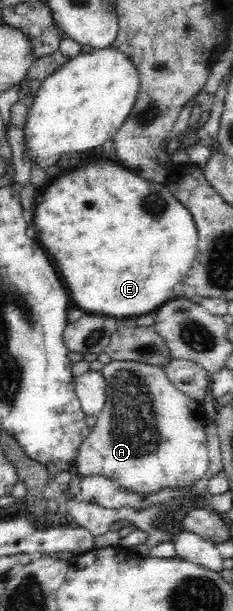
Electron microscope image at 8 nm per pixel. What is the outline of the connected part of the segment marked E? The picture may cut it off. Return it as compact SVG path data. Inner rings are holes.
M93 159L61 173L41 190L33 225L45 251L51 251L55 267L67 283L72 306L83 312L110 315L121 320L156 312L173 295L173 286L183 281L197 253L198 231L187 206L167 187L151 183L137 173L107 161Z

